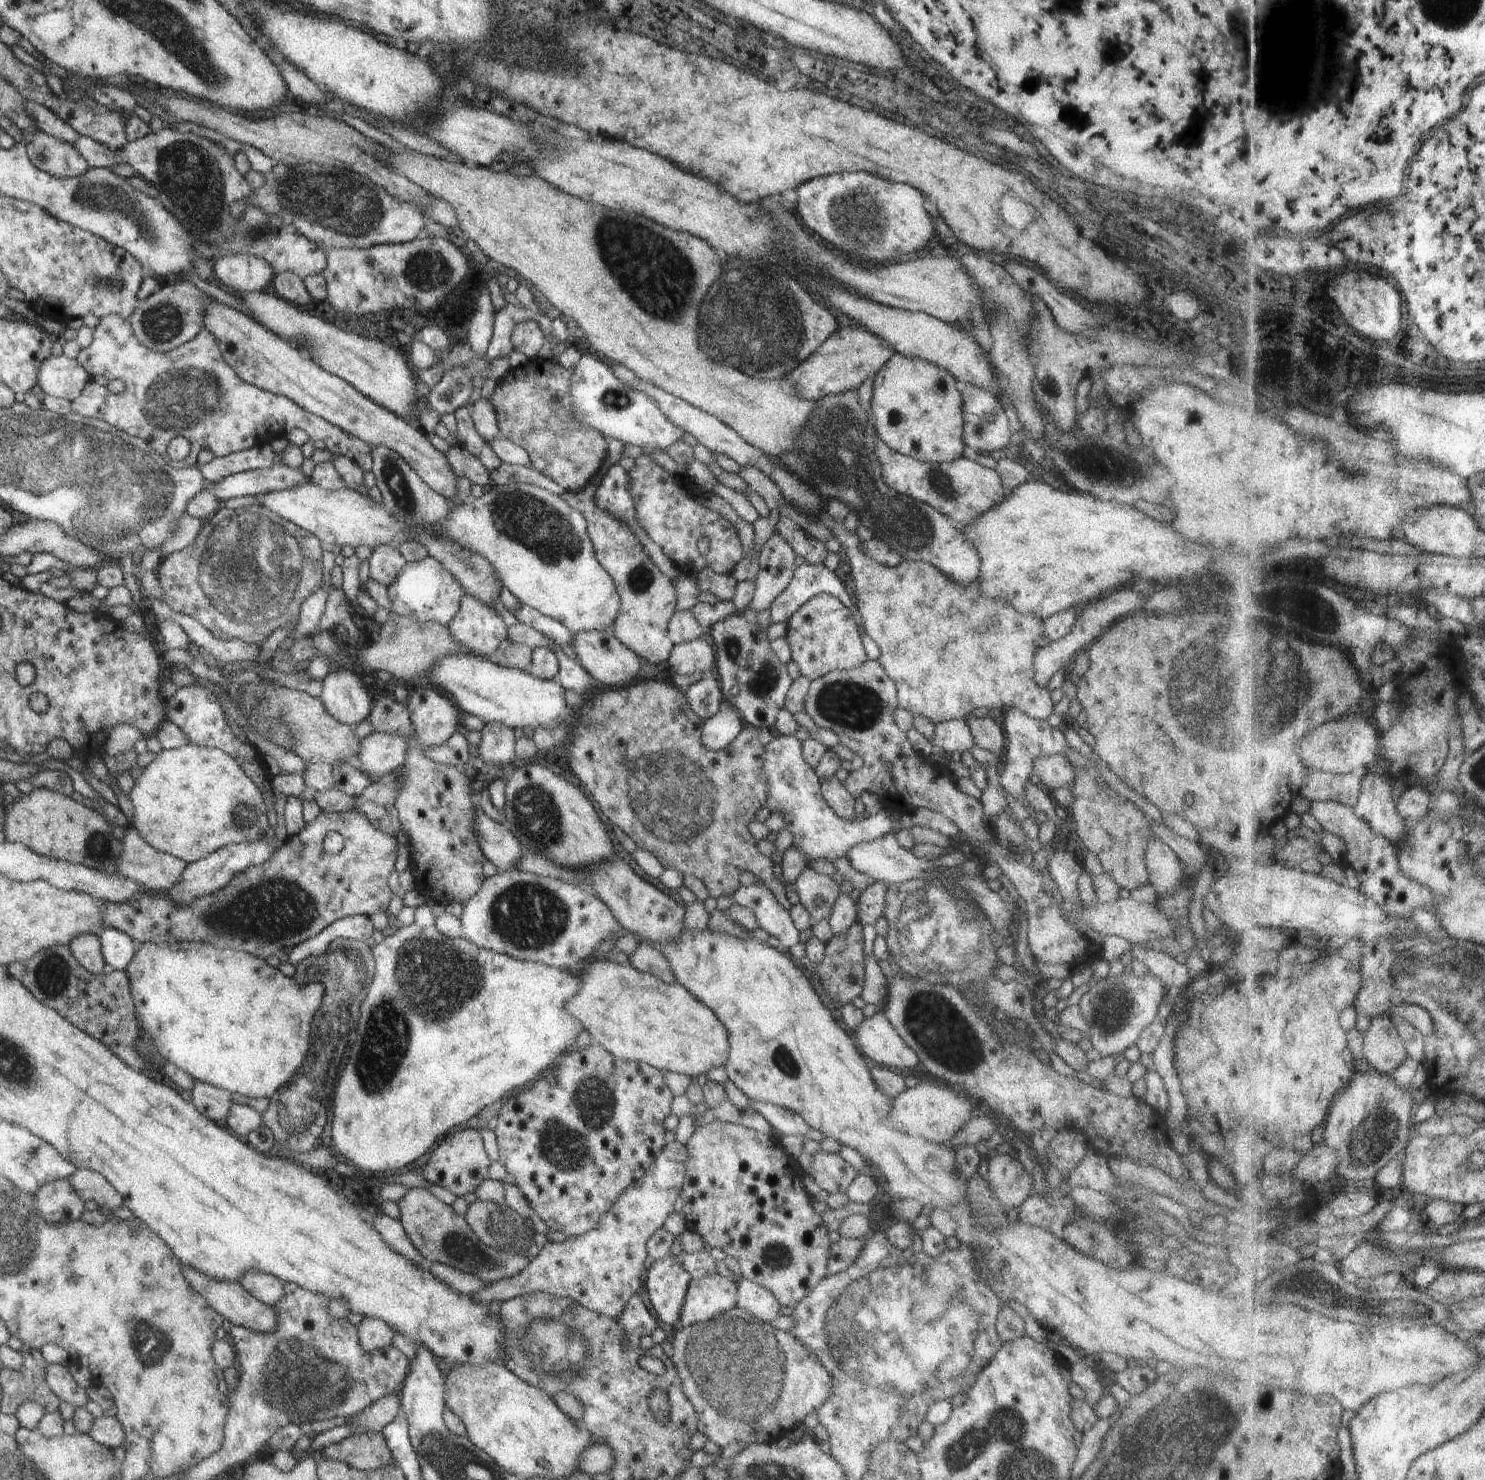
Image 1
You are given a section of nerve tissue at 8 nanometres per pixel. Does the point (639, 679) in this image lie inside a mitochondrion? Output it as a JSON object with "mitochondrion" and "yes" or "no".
{"mitochondrion":"no"}

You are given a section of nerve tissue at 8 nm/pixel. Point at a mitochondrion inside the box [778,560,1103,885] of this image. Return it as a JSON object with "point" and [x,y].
{"point":[854,706]}

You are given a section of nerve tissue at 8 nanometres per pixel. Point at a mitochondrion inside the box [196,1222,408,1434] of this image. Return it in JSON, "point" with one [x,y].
{"point":[299,1376]}

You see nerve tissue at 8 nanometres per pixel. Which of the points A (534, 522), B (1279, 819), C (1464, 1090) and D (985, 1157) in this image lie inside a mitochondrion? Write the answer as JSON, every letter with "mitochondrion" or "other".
{"A":"mitochondrion","B":"other","C":"other","D":"other"}

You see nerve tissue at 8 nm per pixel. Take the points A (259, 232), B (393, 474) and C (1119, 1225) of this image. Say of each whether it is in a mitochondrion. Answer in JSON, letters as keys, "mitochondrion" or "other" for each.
{"A":"mitochondrion","B":"mitochondrion","C":"other"}

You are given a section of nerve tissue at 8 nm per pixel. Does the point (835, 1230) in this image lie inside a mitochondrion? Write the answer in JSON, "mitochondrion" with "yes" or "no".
{"mitochondrion":"no"}

